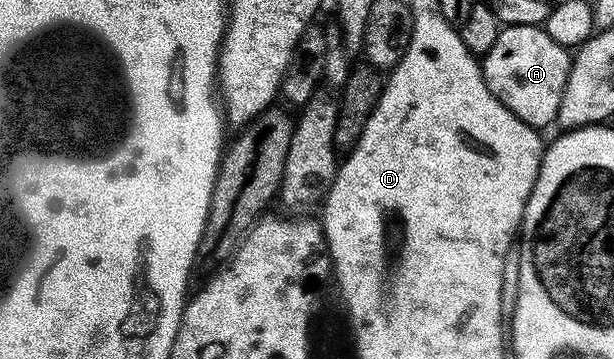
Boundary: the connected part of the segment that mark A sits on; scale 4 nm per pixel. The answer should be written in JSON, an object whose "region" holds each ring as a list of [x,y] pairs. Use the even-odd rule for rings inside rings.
{"region":[[[541,26],[502,27],[495,46],[483,58],[485,81],[491,94],[526,126],[538,130],[545,130],[556,121],[570,67],[570,49],[559,46]]]}

